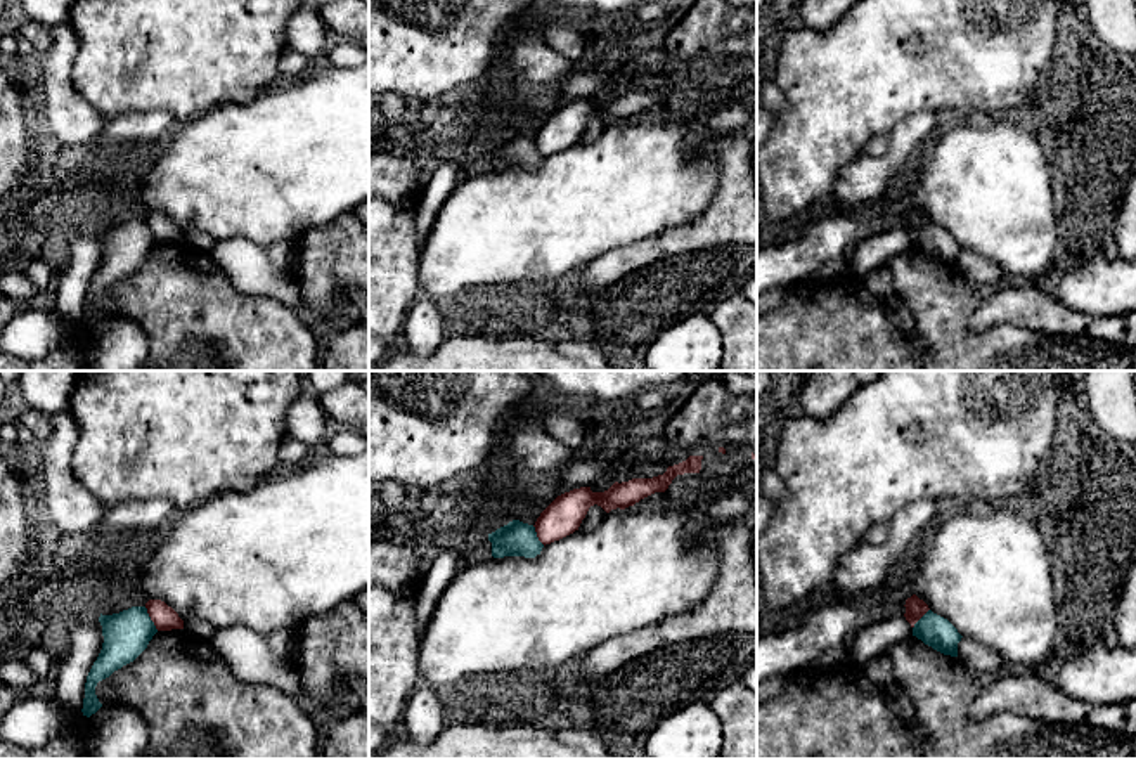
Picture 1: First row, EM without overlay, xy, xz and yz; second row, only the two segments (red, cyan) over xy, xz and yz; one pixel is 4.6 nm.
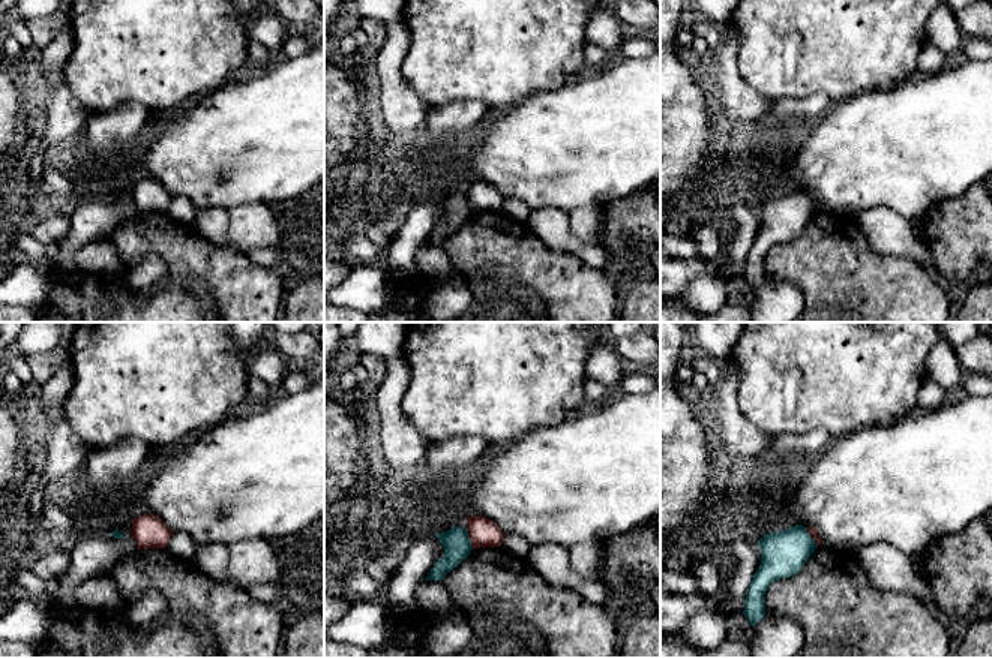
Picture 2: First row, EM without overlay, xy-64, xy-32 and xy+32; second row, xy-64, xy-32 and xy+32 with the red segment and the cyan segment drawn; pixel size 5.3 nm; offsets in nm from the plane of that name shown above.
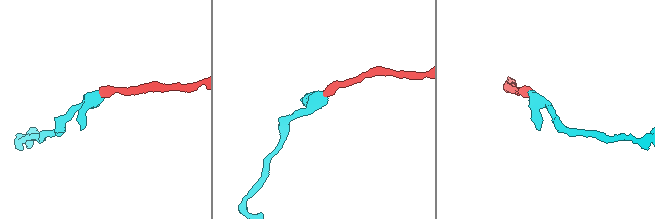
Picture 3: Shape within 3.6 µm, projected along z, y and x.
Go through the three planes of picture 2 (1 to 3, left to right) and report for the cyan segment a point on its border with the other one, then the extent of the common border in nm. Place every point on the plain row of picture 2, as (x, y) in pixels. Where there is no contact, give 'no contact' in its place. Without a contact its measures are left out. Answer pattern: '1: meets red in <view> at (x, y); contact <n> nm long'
1: no contact
2: meets red in xy-32 at (468, 200); contact 130 nm long
3: meets red in xy+32 at (811, 200); contact 120 nm long

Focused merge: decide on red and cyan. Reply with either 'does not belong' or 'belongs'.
does not belong

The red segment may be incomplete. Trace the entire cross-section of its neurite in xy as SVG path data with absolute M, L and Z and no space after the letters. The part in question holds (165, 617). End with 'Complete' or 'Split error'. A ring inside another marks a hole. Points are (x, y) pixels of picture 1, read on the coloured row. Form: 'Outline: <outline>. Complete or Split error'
Outline: M149 600L145 608L158 631L184 629L184 620L165 601Z. Complete

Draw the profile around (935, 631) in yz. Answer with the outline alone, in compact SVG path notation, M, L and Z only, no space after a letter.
M932 610L914 624L913 636L933 650L951 657L958 657L958 643L963 638L947 619L933 613Z

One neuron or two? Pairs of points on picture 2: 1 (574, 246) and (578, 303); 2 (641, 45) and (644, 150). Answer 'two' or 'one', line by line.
1: two
2: two

